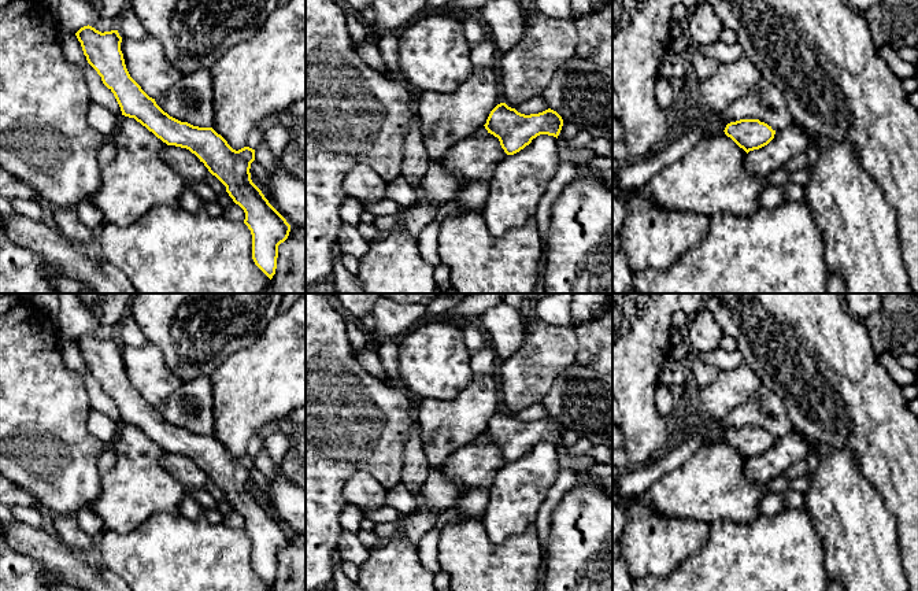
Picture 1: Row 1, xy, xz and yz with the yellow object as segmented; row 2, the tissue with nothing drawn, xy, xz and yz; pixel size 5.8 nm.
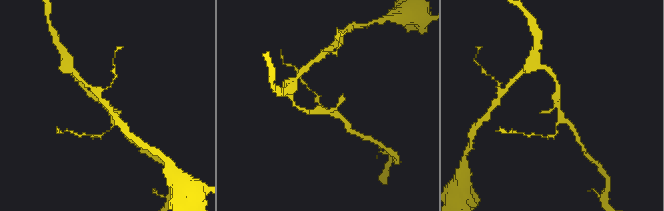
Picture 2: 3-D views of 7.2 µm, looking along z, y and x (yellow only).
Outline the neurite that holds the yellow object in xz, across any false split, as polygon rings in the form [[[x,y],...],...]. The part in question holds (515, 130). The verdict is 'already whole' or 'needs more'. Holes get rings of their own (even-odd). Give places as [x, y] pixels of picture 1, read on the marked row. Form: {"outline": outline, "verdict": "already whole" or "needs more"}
{"outline": [[[500,103],[491,111],[484,126],[488,133],[499,138],[507,155],[514,155],[540,134],[558,138],[563,119],[551,108],[538,114],[525,115],[506,103]]], "verdict": "already whole"}

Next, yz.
{"outline": [[[759,119],[730,122],[723,132],[747,154],[767,145],[776,134],[776,130],[773,130],[771,126]]], "verdict": "already whole"}

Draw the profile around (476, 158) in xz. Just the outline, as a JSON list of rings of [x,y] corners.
[[[482,126],[454,145],[438,165],[463,186],[469,186],[477,181],[489,181],[506,155],[499,138]]]

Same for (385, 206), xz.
[[[384,197],[380,202],[363,203],[363,210],[371,213],[375,217],[381,217],[381,215],[397,215],[397,213],[401,208],[396,202]]]

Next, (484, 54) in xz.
[[[485,32],[482,41],[471,48],[470,60],[474,66],[496,66],[497,58],[499,52]]]

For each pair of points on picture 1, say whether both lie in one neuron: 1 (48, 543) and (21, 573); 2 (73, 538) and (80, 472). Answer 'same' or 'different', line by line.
1: different
2: different

